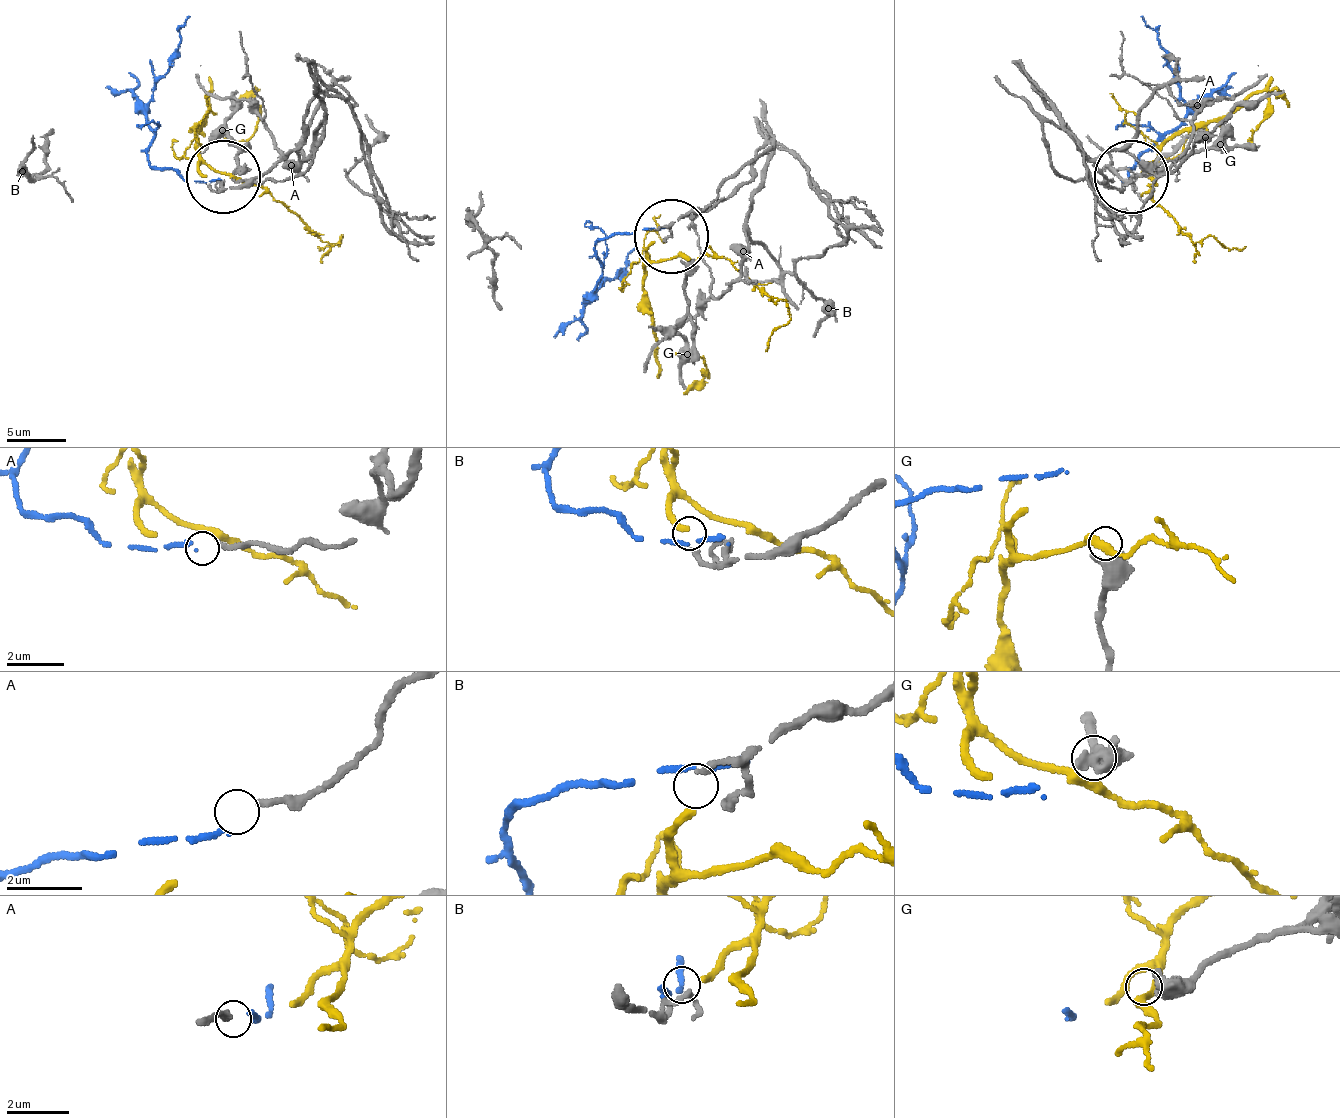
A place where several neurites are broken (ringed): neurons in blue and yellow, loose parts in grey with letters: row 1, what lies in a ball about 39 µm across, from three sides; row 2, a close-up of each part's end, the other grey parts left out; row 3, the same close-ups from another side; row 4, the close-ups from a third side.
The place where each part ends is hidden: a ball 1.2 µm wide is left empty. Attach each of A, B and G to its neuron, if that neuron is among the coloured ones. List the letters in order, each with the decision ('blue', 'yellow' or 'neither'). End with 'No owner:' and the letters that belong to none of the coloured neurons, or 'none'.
A: blue
B: yellow
G: neither
No owner: G

